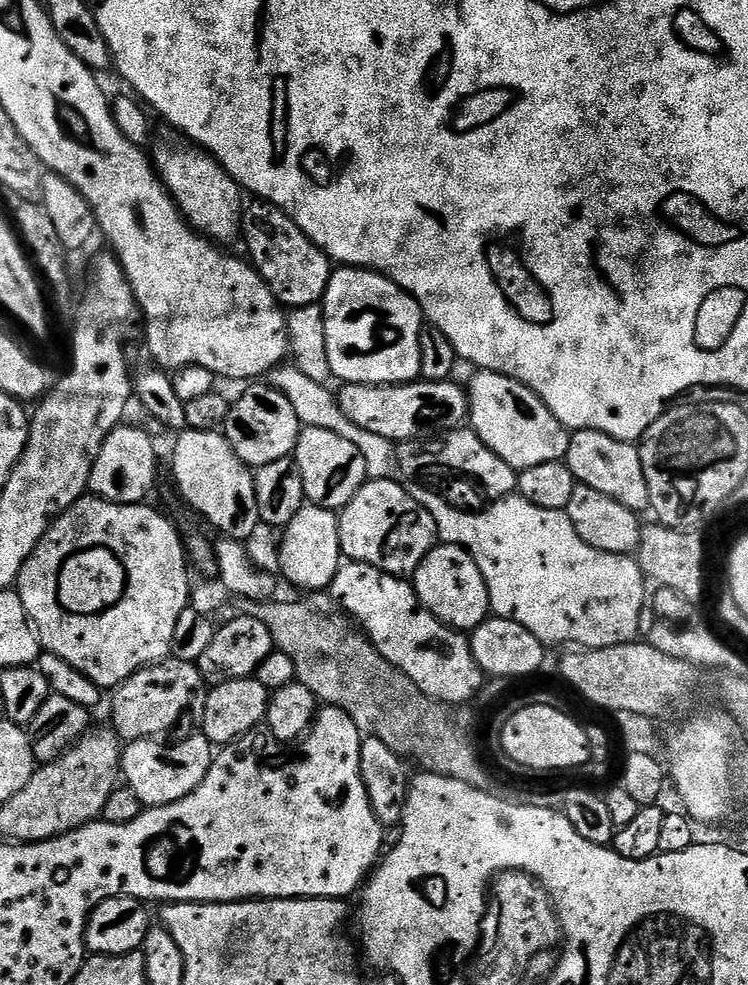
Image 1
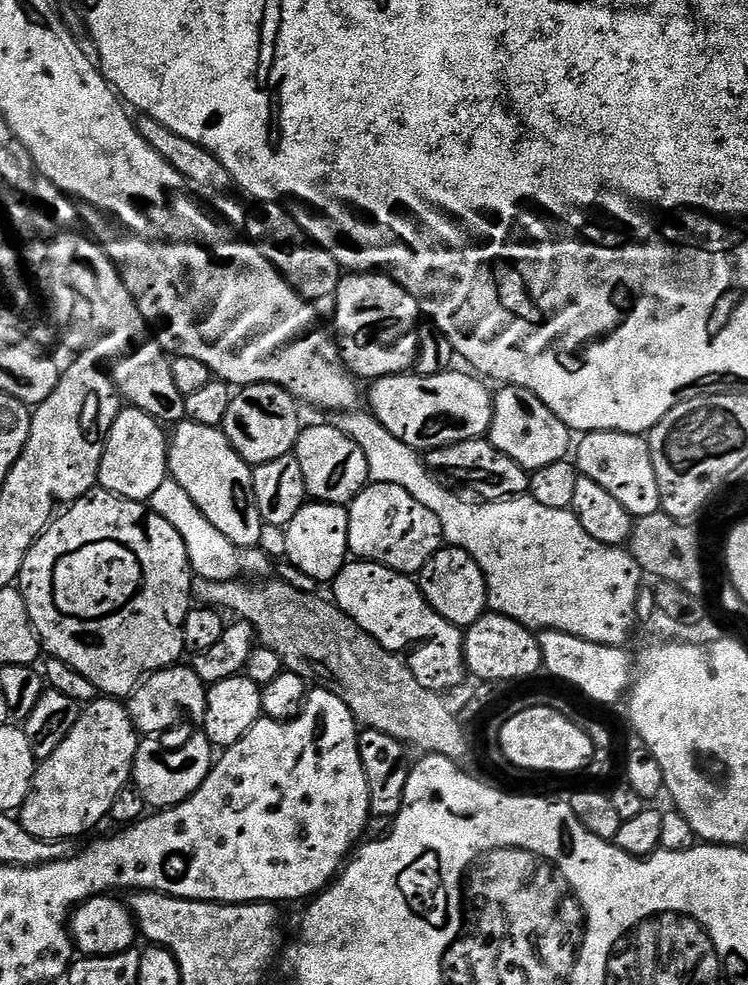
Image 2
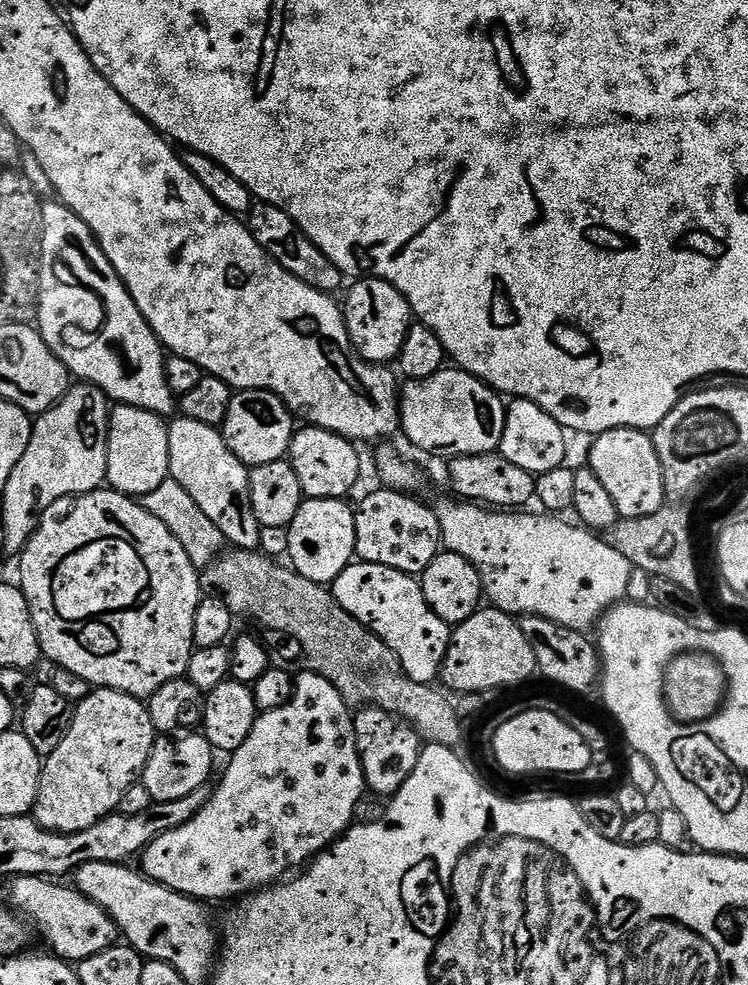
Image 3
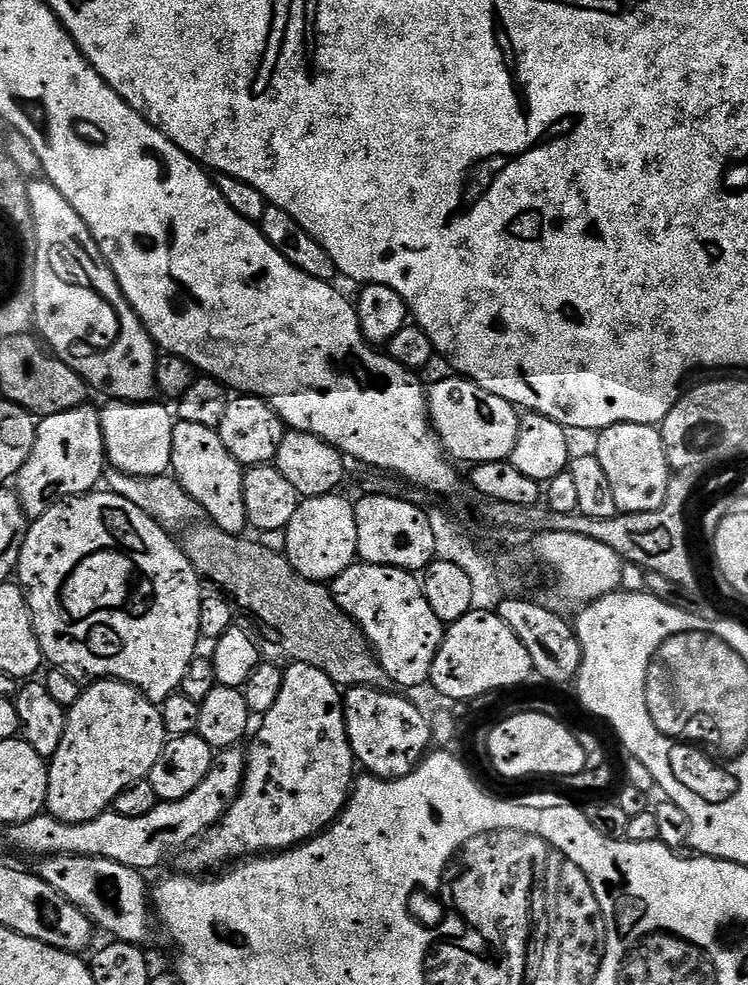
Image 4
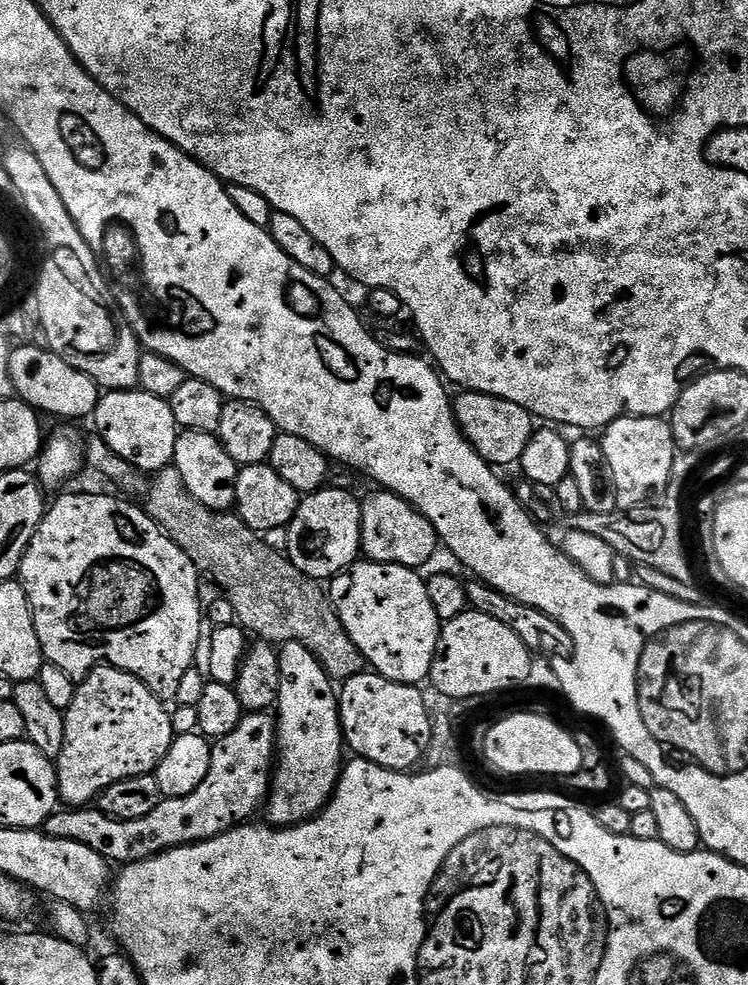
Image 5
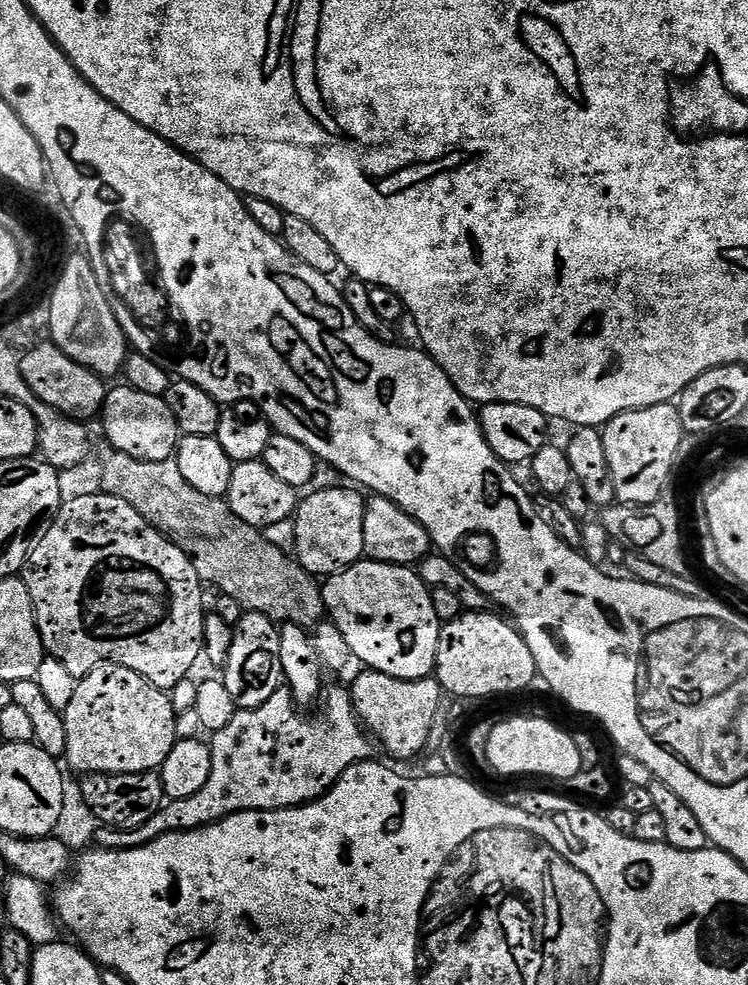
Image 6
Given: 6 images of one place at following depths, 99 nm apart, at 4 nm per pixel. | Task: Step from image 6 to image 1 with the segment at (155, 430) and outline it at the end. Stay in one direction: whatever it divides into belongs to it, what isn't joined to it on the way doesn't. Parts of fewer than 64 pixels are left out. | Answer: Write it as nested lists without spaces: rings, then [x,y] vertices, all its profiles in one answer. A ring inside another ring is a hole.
[[[127,424],[117,426],[102,442],[88,479],[88,492],[115,504],[143,504],[156,484],[156,444],[142,429]]]

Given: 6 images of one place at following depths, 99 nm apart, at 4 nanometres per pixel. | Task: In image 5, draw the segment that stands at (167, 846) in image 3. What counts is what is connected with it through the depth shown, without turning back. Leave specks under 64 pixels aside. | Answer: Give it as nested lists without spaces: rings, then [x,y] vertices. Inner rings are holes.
[[[286,644],[280,653],[280,693],[274,705],[276,735],[278,737],[278,759],[274,764],[272,786],[268,789],[268,798],[262,808],[262,816],[271,827],[292,828],[312,819],[323,810],[336,783],[340,781],[342,765],[345,763],[346,745],[344,732],[340,728],[340,701],[338,688],[327,670],[320,665],[318,658],[301,644]]]

